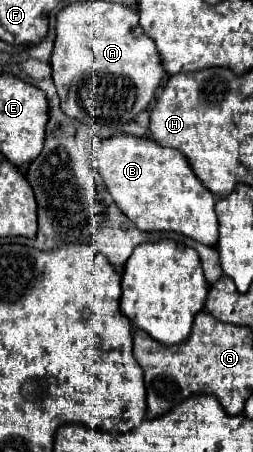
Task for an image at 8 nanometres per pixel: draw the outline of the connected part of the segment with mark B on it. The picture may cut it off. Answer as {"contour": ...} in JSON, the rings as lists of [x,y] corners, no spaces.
{"contour":[[[117,135],[101,143],[95,155],[95,167],[119,209],[141,231],[175,231],[197,243],[217,245],[215,195],[195,177],[181,151],[161,147],[147,137]]]}

